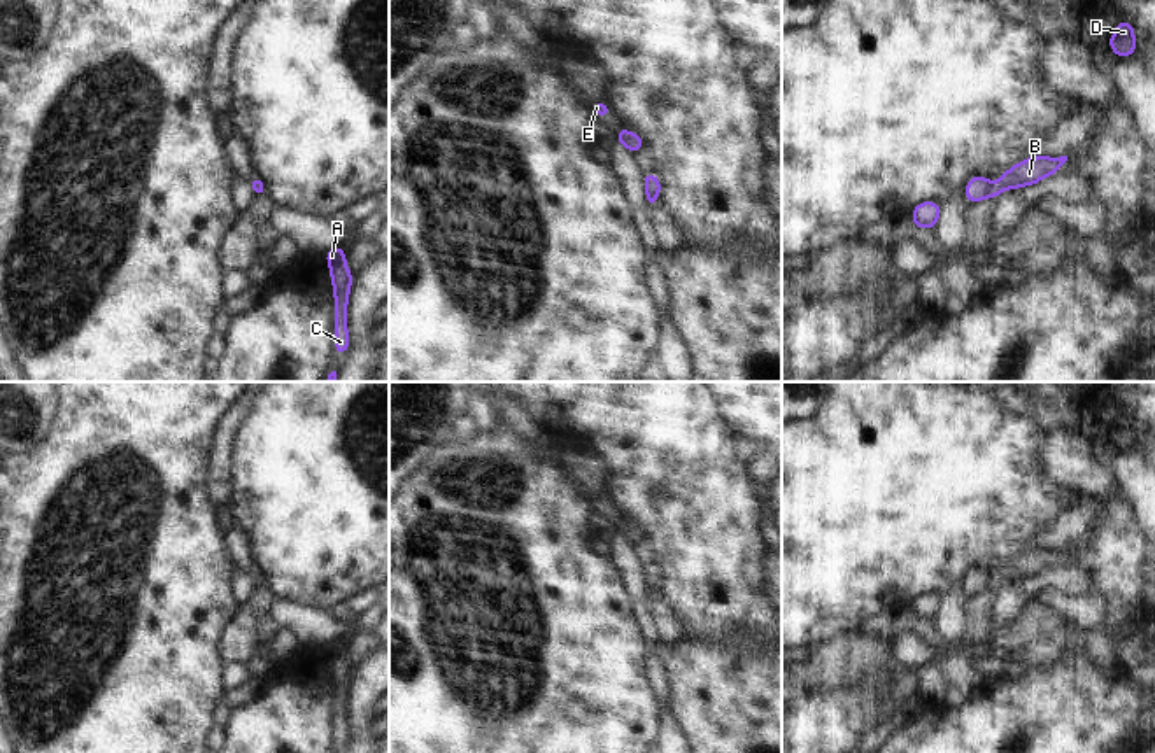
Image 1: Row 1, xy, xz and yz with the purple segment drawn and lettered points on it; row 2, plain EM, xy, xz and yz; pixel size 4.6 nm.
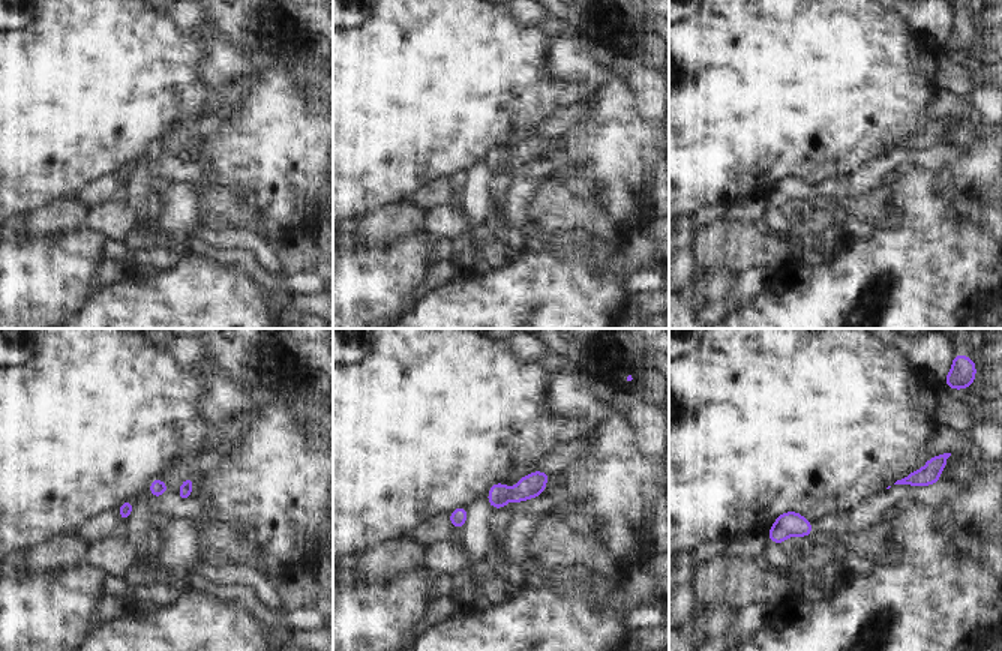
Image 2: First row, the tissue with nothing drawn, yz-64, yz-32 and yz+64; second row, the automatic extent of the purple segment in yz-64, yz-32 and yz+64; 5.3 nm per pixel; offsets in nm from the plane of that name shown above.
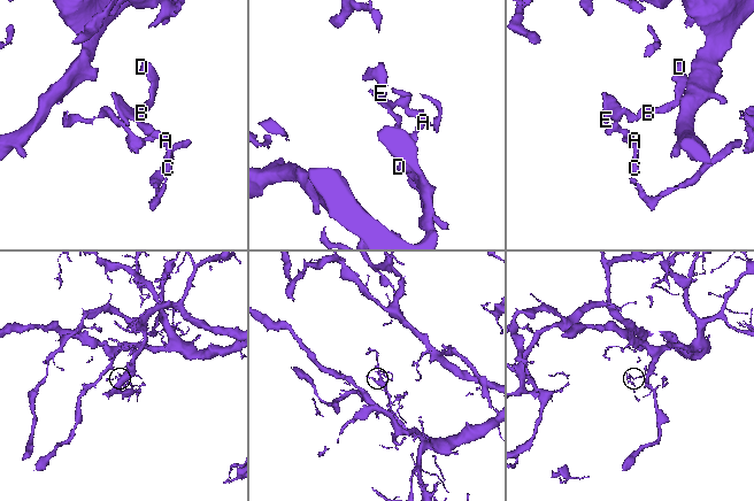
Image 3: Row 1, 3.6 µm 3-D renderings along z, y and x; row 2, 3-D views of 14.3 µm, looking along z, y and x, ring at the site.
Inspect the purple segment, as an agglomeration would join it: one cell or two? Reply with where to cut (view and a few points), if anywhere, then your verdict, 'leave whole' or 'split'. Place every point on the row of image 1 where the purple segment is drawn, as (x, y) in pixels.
cut yz (991, 184), (987, 195); split

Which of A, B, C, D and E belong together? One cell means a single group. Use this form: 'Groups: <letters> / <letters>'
Groups: A C E / B D.

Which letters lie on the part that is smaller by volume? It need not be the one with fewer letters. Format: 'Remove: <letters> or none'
Remove: A, C, E

